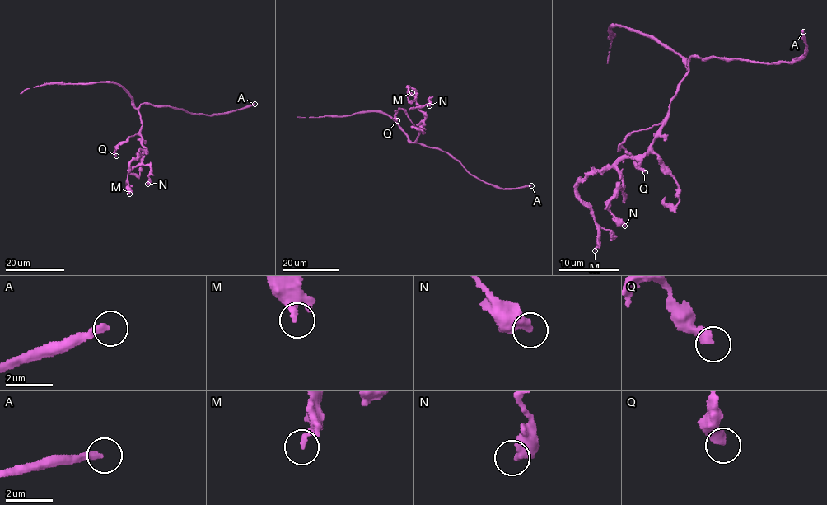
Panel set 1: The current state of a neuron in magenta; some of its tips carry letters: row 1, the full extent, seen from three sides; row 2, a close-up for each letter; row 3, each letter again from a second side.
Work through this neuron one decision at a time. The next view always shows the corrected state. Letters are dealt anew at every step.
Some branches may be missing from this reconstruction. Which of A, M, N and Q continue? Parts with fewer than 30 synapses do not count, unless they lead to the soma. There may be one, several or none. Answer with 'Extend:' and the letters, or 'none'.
Extend: A

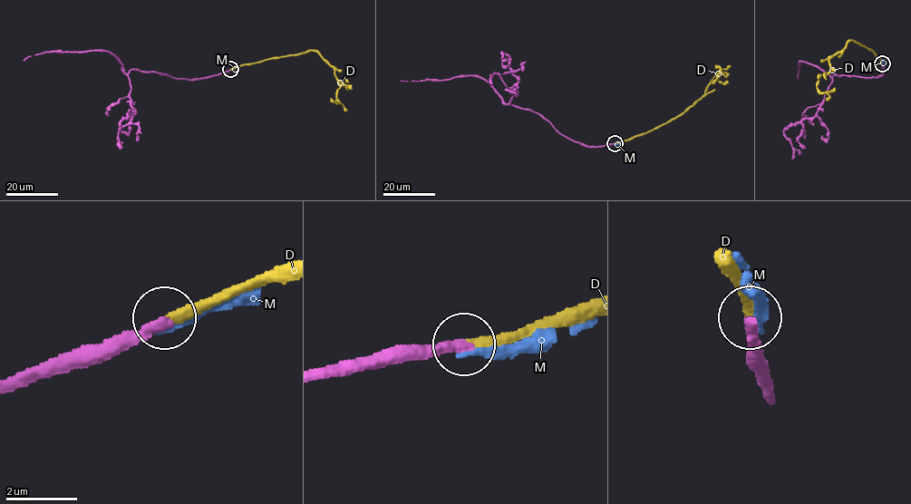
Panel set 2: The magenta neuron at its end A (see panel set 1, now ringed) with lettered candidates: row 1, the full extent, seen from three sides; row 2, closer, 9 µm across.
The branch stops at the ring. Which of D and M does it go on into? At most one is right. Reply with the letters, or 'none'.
D

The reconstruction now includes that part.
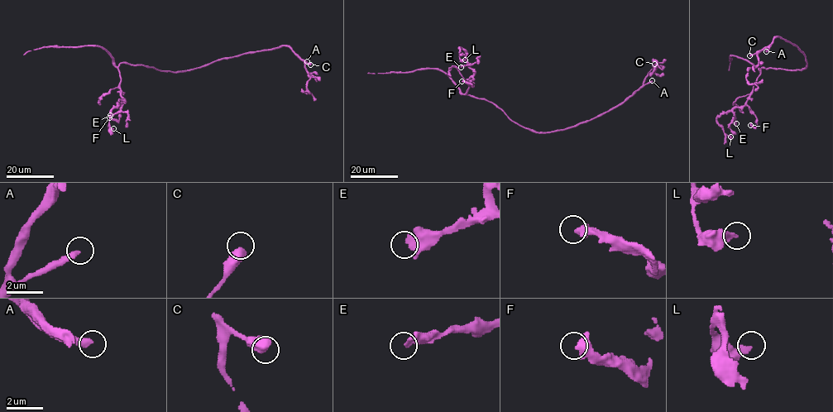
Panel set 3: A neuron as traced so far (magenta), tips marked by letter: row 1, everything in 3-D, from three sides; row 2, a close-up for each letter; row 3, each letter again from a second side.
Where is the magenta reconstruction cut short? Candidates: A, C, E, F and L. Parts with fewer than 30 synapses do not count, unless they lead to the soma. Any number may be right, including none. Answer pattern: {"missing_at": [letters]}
{"missing_at": ["A"]}

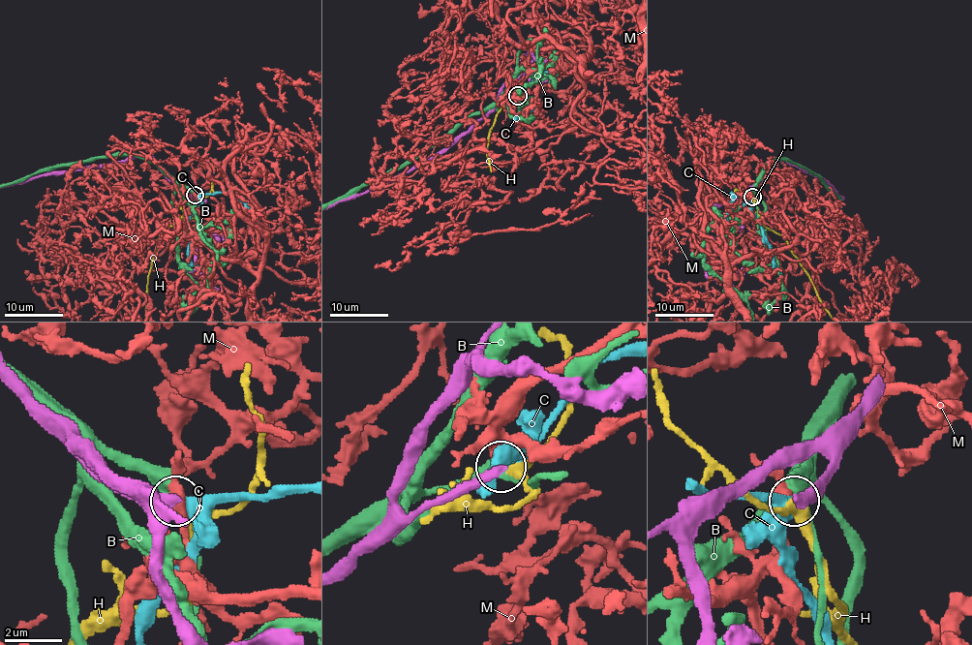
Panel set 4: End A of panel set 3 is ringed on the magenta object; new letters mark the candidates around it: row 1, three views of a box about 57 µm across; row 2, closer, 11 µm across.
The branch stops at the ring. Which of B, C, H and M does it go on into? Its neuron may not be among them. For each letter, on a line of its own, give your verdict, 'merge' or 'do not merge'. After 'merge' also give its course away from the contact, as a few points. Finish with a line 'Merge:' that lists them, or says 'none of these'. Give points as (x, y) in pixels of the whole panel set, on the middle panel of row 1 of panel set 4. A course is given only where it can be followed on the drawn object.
B: do not merge
C: merge
H: do not merge
M: do not merge
Merge: C

